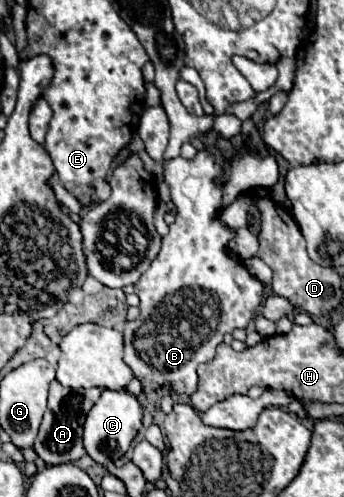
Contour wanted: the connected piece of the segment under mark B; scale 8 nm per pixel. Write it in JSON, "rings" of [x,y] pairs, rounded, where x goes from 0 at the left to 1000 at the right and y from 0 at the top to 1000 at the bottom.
{"rings":[[[590,298],[555,322],[515,314],[474,334],[497,402],[515,414],[515,435],[491,471],[474,479],[456,519],[392,571],[392,592],[410,604],[410,636],[363,652],[363,728],[381,736],[422,785],[451,785],[456,777],[485,773],[520,793],[561,793],[578,773],[567,740],[584,728],[625,720],[625,704],[642,692],[648,672],[677,668],[683,660],[718,660],[765,608],[765,571],[724,551],[718,535],[695,519],[677,519],[660,507],[660,491],[677,483],[683,463],[642,447],[642,427],[654,419],[642,366],[648,326]]]}

